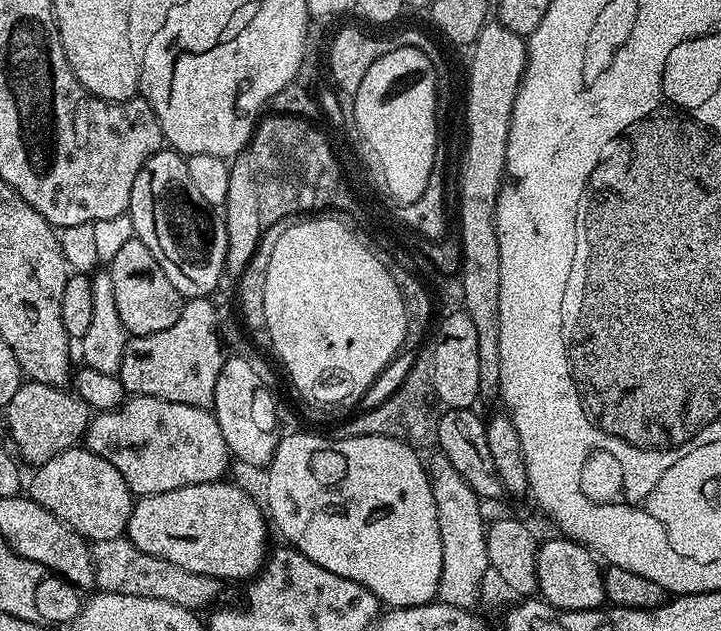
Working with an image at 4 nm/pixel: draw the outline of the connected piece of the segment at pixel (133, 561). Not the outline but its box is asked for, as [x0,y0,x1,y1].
[91,536,222,610]

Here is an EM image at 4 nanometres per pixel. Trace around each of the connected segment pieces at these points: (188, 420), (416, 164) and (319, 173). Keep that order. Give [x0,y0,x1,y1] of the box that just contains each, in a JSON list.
[[83,394,230,497],[353,48,435,205],[222,115,348,278]]

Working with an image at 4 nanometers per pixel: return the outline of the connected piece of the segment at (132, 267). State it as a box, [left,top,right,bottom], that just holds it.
[107,238,185,337]

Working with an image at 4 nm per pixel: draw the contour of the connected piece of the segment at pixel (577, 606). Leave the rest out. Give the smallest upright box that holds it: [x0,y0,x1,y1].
[536,538,605,612]

